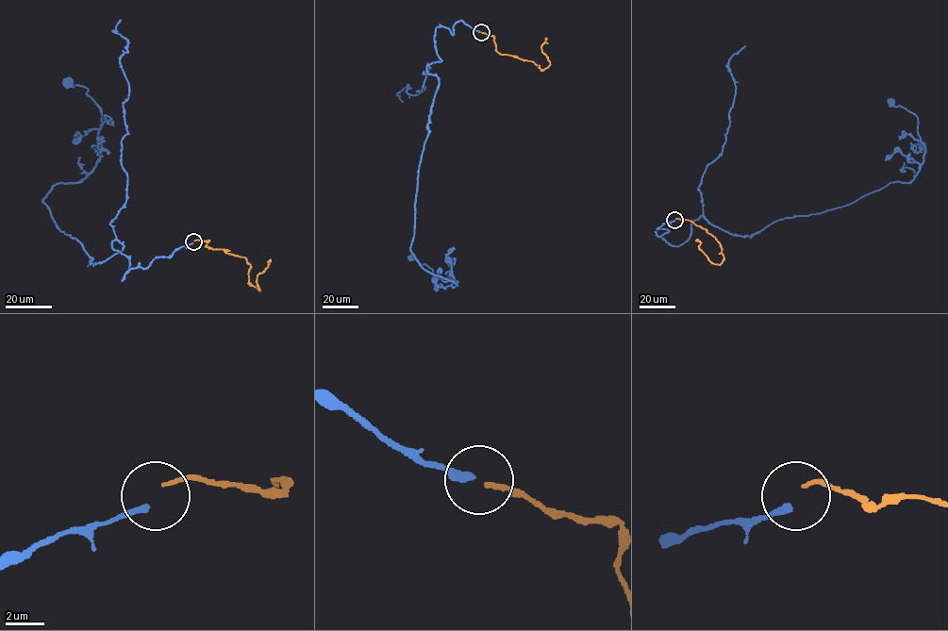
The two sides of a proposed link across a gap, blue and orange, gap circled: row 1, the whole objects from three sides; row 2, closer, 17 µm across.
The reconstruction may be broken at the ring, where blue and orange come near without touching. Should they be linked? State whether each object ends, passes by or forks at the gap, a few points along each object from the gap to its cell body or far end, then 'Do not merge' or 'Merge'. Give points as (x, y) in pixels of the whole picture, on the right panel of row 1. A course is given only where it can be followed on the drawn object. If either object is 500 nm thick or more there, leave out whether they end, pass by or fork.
At the ring blue ends. At the ring orange ends. Course of blue: (674, 220), (656, 235), (672, 245), (701, 216), (752, 236), (908, 183), (924, 145), (916, 115), (891, 102). Course of orange: (675, 219), (690, 221), (715, 237), (723, 258), (721, 264), (708, 260), (699, 247), (700, 242), (697, 239). Do not merge

